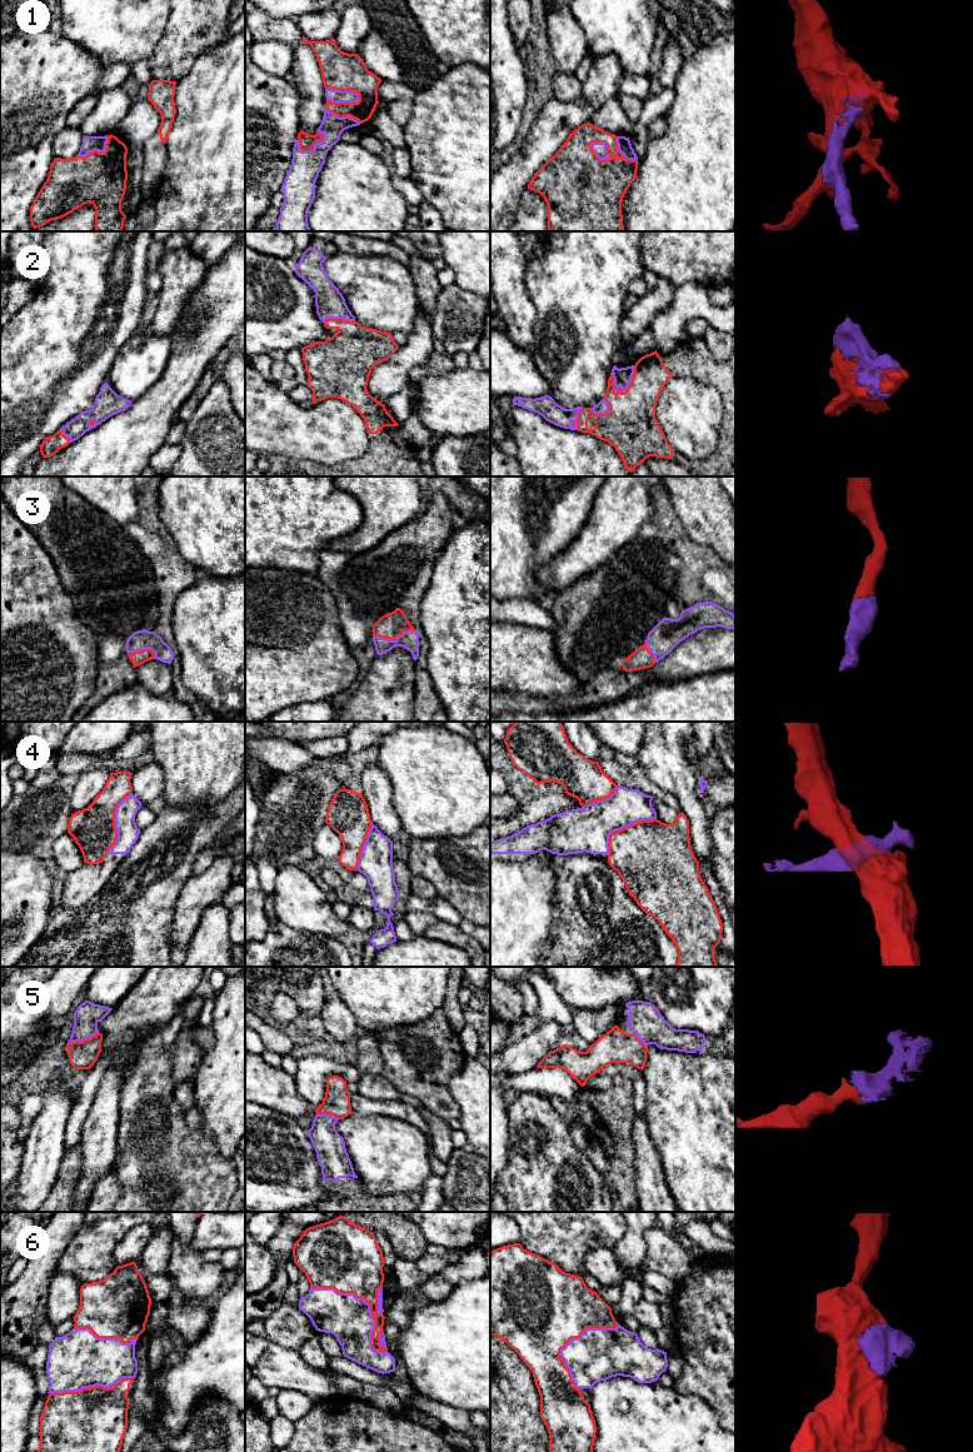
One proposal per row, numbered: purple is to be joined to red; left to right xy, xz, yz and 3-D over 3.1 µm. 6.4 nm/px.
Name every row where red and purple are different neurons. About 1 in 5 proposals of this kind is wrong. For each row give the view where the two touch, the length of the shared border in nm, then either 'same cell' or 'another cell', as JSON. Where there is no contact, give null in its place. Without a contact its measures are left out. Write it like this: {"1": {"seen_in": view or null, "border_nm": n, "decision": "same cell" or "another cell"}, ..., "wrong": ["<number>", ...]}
{"1": {"seen_in": "xz", "border_nm": 240, "decision": "same cell"}, "2": {"seen_in": "yz", "border_nm": 220, "decision": "same cell"}, "3": {"seen_in": "xz", "border_nm": 280, "decision": "same cell"}, "4": {"seen_in": "yz", "border_nm": 400, "decision": "another cell"}, "5": {"seen_in": "xy", "border_nm": 220, "decision": "same cell"}, "6": {"seen_in": "xz", "border_nm": 650, "decision": "same cell"}, "wrong": ["4"]}

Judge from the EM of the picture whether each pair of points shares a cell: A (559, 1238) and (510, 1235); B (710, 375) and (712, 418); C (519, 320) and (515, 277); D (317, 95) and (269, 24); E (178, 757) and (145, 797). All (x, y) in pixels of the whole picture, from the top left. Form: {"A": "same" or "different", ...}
{"A": "different", "B": "different", "C": "same", "D": "same", "E": "different"}

